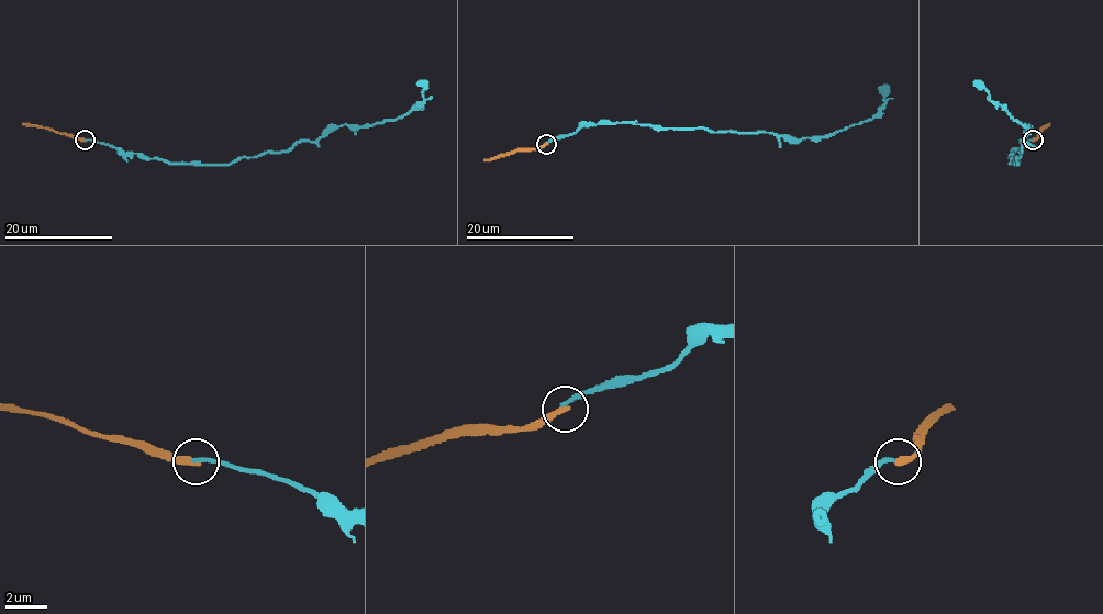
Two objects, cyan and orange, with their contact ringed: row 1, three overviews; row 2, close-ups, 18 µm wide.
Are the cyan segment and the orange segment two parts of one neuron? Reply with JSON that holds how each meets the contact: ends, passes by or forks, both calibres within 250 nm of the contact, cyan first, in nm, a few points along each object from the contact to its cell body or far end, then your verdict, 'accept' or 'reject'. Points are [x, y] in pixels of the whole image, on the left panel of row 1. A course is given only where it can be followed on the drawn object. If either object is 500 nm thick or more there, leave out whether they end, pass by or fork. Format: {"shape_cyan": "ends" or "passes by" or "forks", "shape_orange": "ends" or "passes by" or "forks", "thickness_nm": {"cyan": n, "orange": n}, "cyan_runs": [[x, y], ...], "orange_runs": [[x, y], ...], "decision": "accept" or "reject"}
{"shape_cyan": "ends", "shape_orange": "ends", "thickness_nm": {"cyan": 170, "orange": 280}, "cyan_runs": [[85, 140], [174, 164], [231, 164], [288, 152], [336, 126], [369, 126], [409, 113], [423, 101], [424, 81]], "orange_runs": [[85, 140], [22, 123]], "decision": "reject"}

